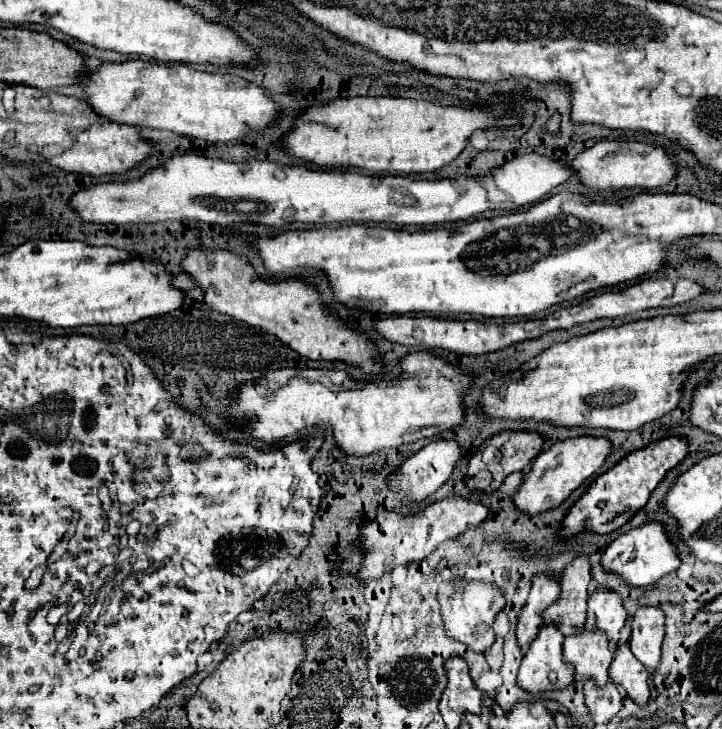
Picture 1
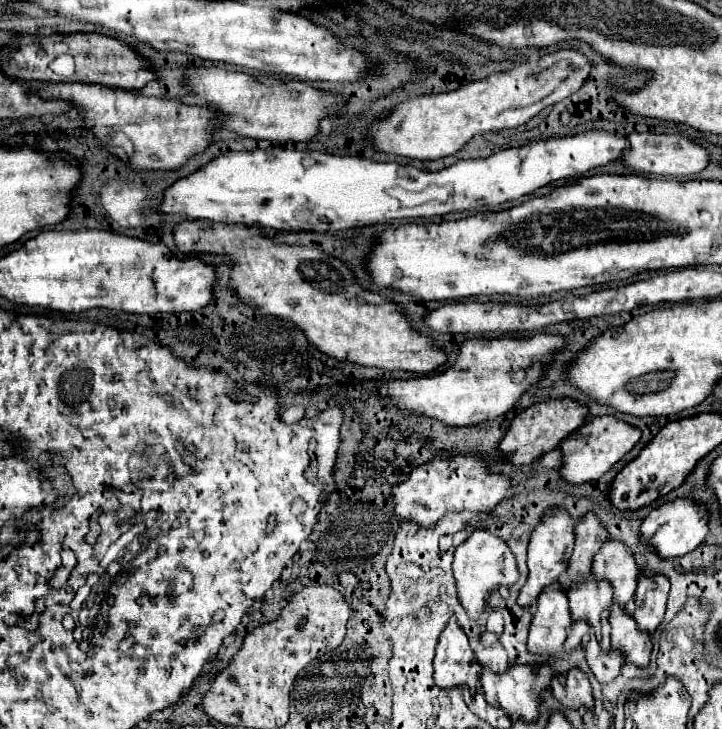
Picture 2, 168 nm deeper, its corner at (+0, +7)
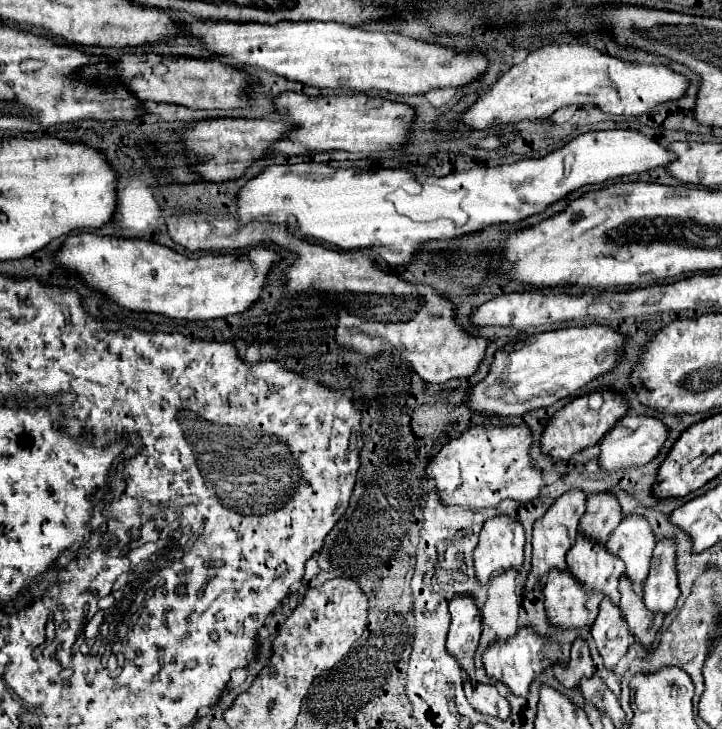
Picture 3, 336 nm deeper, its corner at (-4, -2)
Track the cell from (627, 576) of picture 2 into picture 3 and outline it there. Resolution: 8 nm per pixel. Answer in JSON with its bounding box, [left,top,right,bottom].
[607,514,657,582]

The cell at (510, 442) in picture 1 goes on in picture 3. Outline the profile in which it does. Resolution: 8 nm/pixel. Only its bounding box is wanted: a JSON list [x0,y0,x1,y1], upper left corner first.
[541,392,629,460]

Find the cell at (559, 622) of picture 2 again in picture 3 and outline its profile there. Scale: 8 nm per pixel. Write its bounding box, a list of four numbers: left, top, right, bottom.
[543,570,603,628]

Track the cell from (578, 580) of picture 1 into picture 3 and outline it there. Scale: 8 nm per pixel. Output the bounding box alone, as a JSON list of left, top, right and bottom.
[579,492,623,542]

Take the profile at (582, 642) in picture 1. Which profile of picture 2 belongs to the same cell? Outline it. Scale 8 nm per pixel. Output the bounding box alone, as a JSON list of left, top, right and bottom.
[567,577,613,651]

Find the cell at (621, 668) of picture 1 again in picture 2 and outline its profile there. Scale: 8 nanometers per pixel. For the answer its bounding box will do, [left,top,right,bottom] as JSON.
[611,603,651,669]

